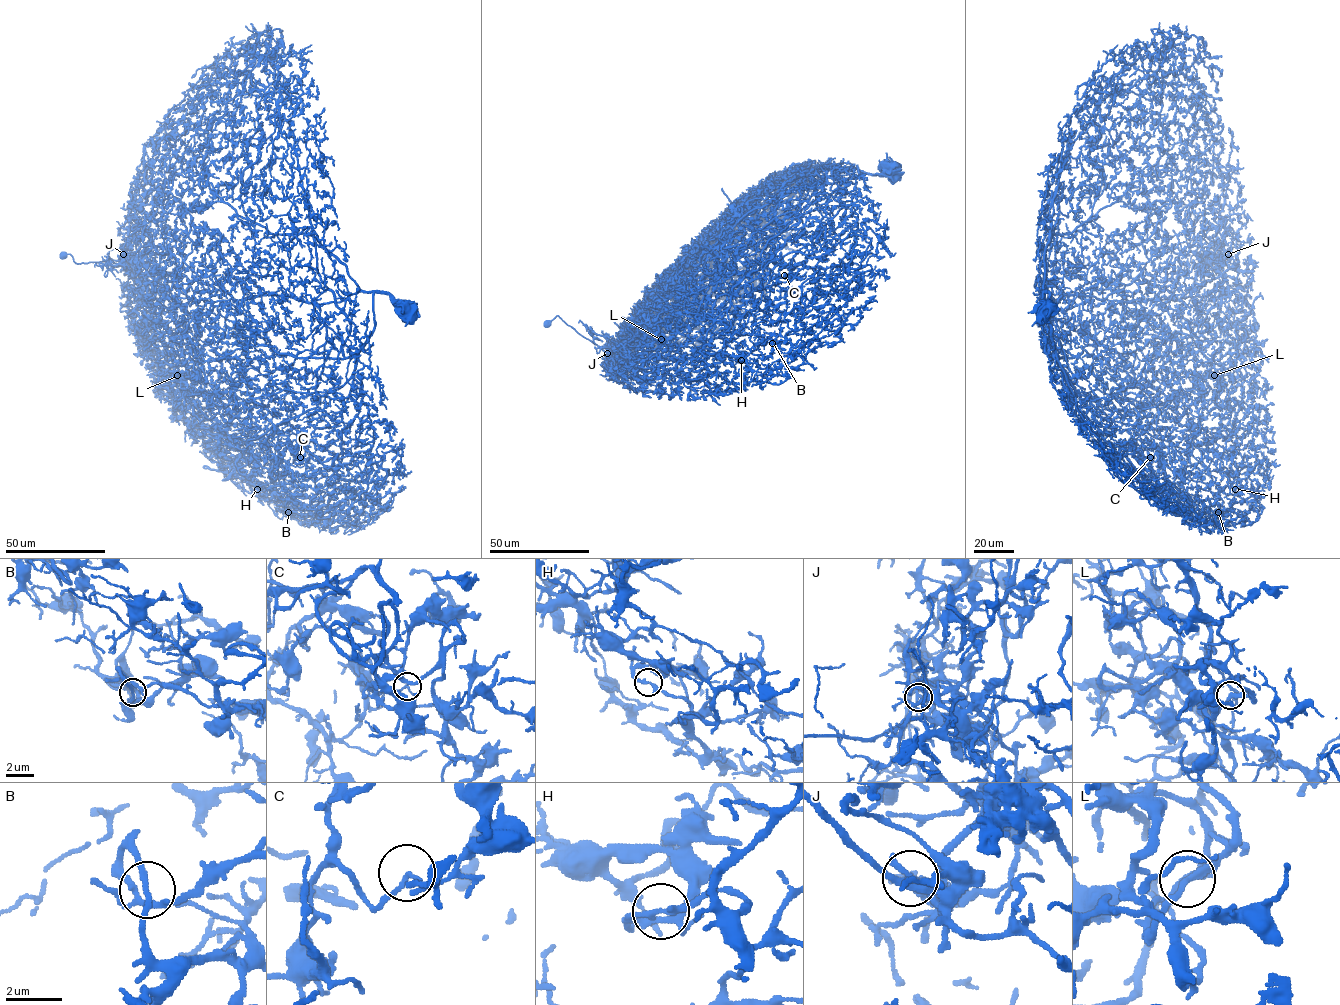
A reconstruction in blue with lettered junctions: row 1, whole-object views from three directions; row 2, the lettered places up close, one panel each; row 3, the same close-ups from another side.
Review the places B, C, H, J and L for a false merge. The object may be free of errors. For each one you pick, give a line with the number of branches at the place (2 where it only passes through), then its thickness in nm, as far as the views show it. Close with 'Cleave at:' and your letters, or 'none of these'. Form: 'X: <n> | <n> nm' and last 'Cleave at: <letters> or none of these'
J: 2 | 200 nm
Cleave at: J

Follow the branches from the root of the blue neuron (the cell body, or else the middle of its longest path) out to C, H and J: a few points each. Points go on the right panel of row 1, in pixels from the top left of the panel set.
C: (1042, 309), (1045, 292), (1040, 311), (1067, 379), (1097, 414), (1129, 428), (1136, 450), (1150, 456)
H: (1042, 309), (1045, 292), (1040, 311), (1077, 391), (1131, 425), (1179, 477), (1214, 481), (1228, 495), (1235, 489)
J: (1042, 309), (1042, 291), (1052, 304), (1065, 295), (1148, 301), (1164, 286), (1185, 294), (1217, 278), (1228, 254)

